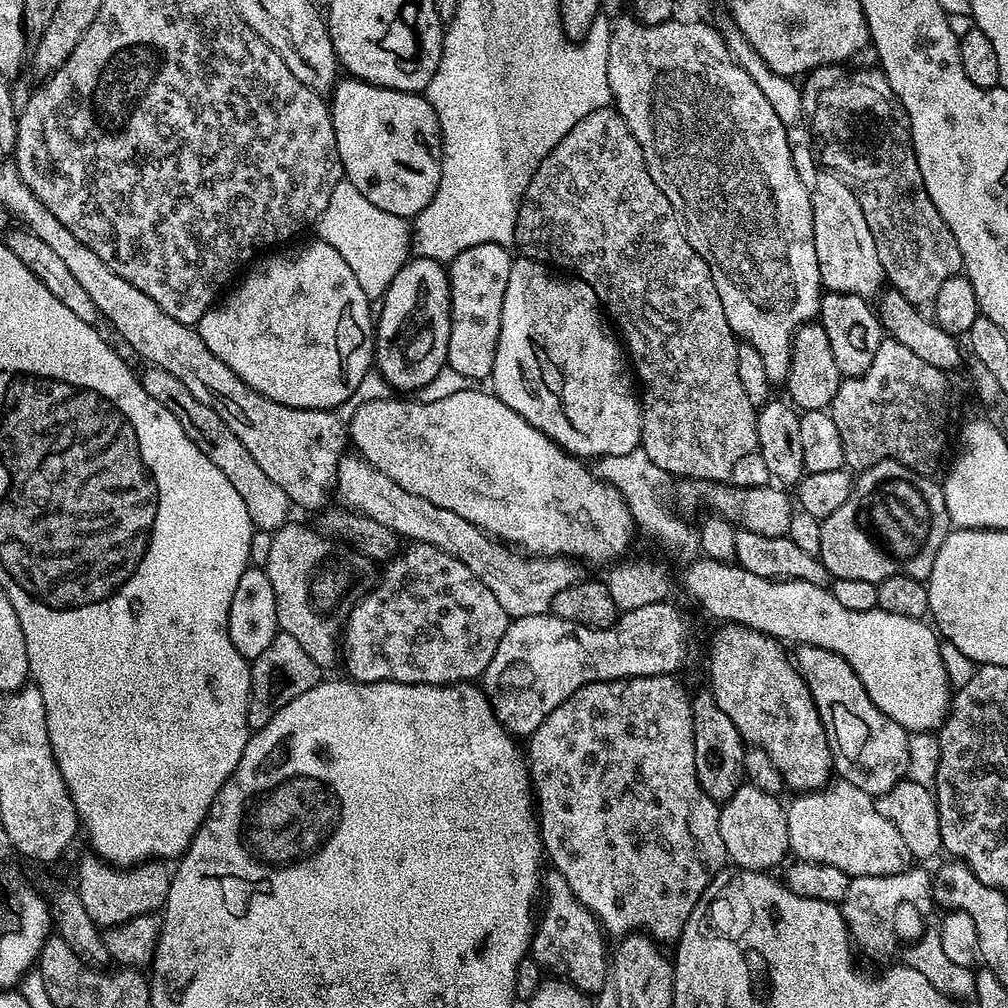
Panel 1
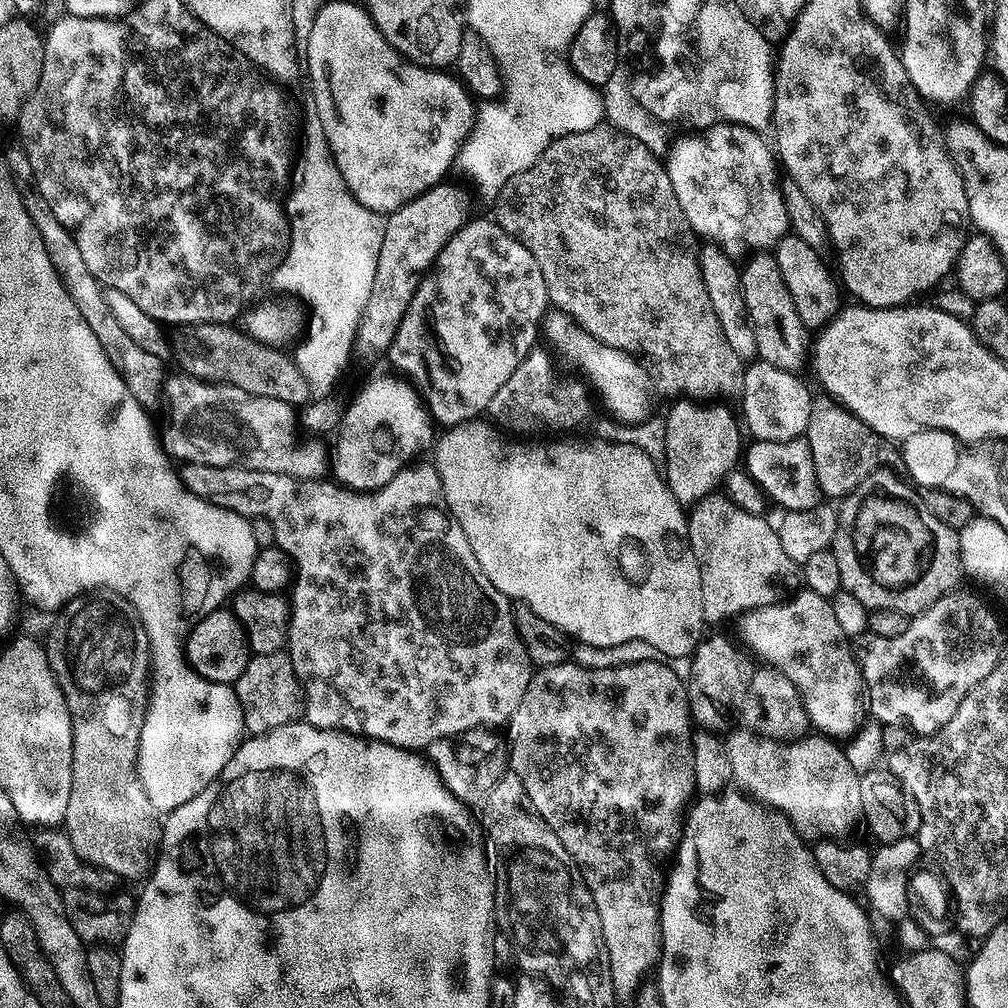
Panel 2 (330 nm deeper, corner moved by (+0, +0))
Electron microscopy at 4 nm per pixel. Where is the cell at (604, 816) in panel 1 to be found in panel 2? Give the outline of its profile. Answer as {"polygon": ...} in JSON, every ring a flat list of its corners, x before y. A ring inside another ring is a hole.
{"polygon":[[575,662,555,664,549,668,533,671,530,686,526,686,526,694,522,694,522,702,518,702,518,710,514,710,514,714,508,720,506,731,508,731,506,751,510,770,518,774,518,778,522,778,522,786,526,786,530,802,534,802,534,810,547,822,550,830,558,834,562,846,566,846,570,858,574,858,574,862,580,868,582,878,594,898,598,918,602,918,602,938,604,950,608,954,612,987,617,993,635,993,640,976,651,968,653,971,660,962,660,895,664,893,666,865,673,859,676,846,680,843,686,813,697,791,692,753,694,721,692,709,688,707,688,689,685,681,678,674,674,674,671,663,668,662,638,662,623,664,617,668,583,668]]}

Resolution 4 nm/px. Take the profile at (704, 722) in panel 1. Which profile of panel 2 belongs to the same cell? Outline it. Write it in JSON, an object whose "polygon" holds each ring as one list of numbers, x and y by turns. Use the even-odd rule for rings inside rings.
{"polygon":[[708,634,690,657,692,673,686,678,688,707,692,709,693,721,701,729,720,730,720,727,731,718,732,707,739,700,741,703,745,699,748,684,754,678,757,665,752,664,753,657,739,643,737,644,728,636]]}

